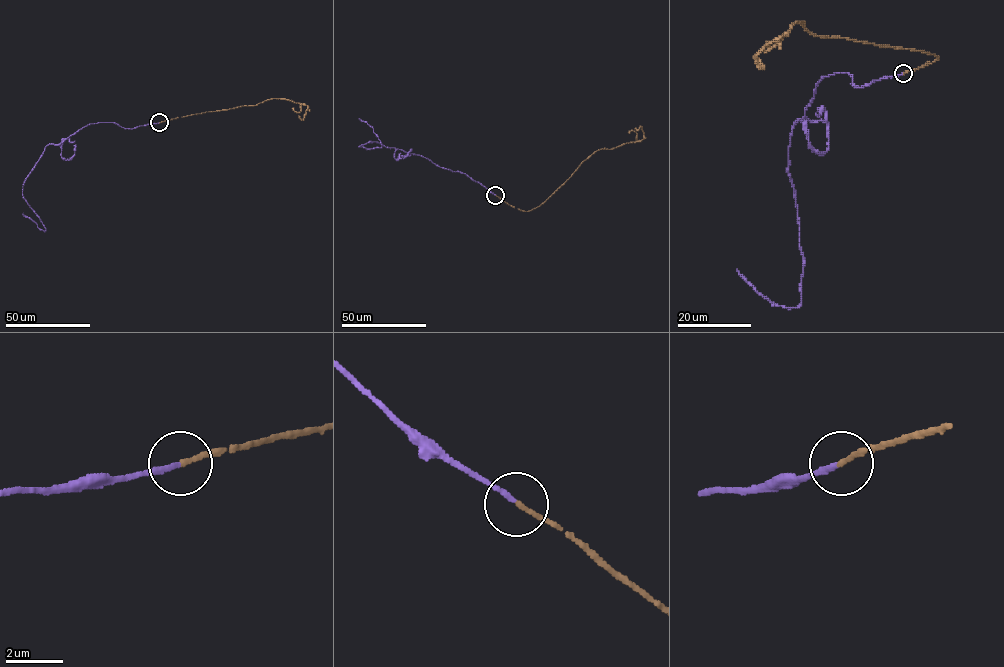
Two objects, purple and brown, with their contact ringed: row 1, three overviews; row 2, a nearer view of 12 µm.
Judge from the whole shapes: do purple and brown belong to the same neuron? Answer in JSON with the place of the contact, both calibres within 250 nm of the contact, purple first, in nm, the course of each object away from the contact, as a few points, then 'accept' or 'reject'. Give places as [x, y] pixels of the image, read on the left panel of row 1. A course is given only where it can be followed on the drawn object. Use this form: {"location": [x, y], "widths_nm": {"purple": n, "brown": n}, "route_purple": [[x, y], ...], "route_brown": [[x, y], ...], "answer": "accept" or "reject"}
{"location": [159, 122], "widths_nm": {"purple": 160, "brown": 160}, "route_purple": [[159, 122], [129, 129], [110, 122], [92, 123], [59, 144], [48, 144], [22, 190], [45, 231], [23, 213]], "route_brown": [[159, 122], [253, 106], [273, 98], [307, 105], [304, 118], [302, 120], [299, 115]], "answer": "accept"}

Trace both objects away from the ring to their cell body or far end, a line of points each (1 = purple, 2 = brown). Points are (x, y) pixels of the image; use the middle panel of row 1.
1: (495, 195), (465, 174), (437, 166), (419, 155), (376, 141), (358, 146), (382, 146), (373, 129), (359, 118)
2: (495, 195), (514, 208), (530, 211), (544, 202), (596, 151), (640, 141), (642, 129), (635, 128)

